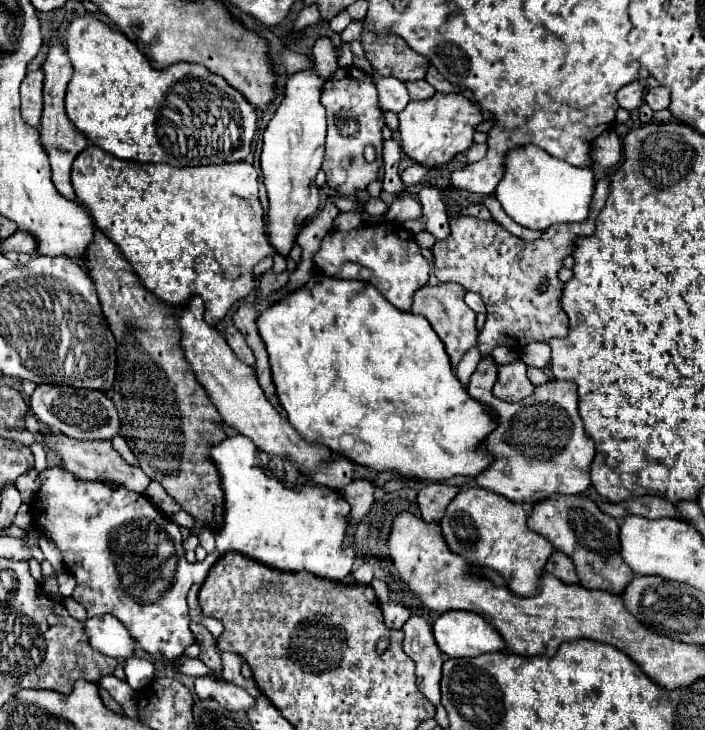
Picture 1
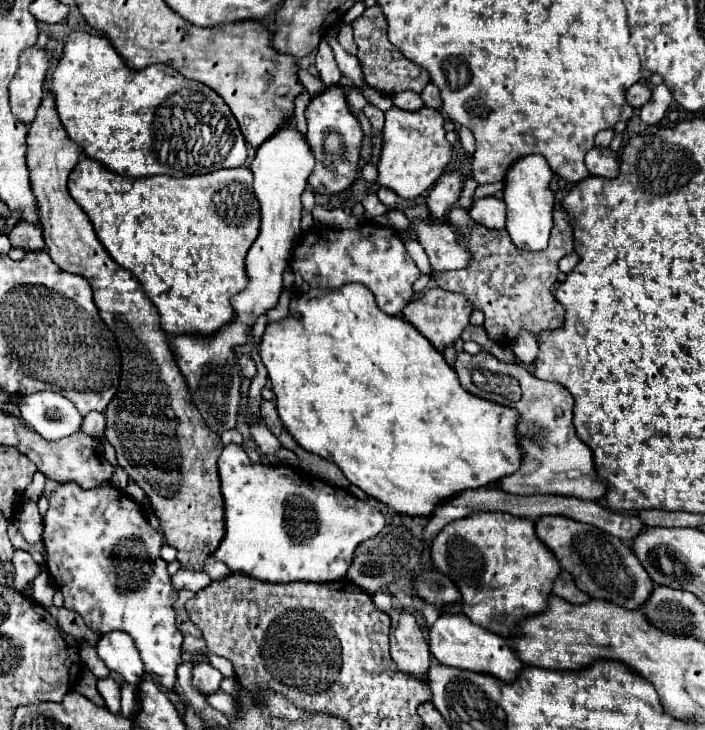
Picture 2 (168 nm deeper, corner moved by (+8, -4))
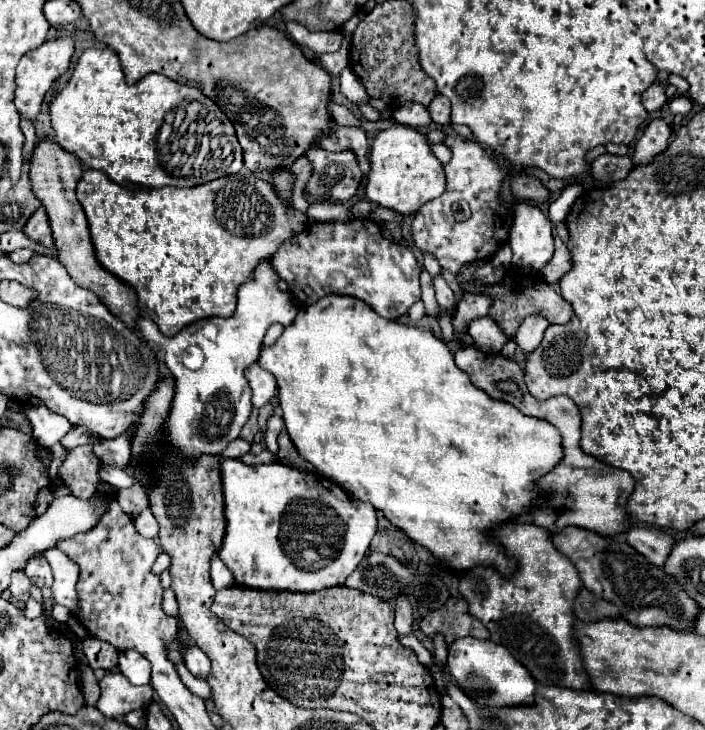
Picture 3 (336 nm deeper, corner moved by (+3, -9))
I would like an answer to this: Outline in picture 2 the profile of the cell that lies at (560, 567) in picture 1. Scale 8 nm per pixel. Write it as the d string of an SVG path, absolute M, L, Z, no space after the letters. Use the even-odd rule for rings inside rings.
M562 571L560 577L556 579L556 583L554 583L554 595L566 599L566 601L572 603L572 605L582 605L582 603L588 603L588 601L592 599L590 595L582 593L582 591L574 585L572 577L568 575L568 571Z

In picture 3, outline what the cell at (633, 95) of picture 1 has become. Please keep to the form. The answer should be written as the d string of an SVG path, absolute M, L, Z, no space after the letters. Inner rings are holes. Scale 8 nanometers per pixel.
M651 84L645 92L643 92L643 106L647 112L655 112L665 104L667 96L665 96L665 88L661 84Z

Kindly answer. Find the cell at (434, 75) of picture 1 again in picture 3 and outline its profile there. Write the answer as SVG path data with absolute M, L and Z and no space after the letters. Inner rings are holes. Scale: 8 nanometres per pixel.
M437 94L433 98L433 102L429 104L429 112L431 112L431 118L435 124L449 124L449 114L451 114L451 104L445 96Z

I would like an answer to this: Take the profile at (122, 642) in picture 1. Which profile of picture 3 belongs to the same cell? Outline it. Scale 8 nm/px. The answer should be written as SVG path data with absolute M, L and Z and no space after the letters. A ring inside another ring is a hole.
M119 652L119 670L131 684L149 684L151 664L139 652Z

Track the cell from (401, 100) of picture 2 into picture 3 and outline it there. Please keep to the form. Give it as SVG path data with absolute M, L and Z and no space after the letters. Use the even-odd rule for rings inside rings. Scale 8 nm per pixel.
M405 102L401 108L393 110L393 118L401 124L409 124L409 126L415 126L415 128L431 124L429 110L423 104L417 104L417 102Z

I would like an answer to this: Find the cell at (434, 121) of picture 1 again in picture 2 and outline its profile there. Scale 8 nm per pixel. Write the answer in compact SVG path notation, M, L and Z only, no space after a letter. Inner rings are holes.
M390 107L388 111L384 111L384 115L386 123L382 131L382 151L376 183L384 189L394 191L398 197L412 201L434 185L434 181L442 175L444 167L452 159L452 145L444 139L444 117L430 107L422 107L414 113Z

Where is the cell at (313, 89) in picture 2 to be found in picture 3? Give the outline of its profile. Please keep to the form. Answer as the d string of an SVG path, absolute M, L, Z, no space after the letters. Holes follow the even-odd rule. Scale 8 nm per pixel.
M329 100L327 108L339 126L359 126L359 118L353 112L349 112L345 106Z

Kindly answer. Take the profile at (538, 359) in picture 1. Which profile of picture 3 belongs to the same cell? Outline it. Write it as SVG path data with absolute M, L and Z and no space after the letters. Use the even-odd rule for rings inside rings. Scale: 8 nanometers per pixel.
M527 316L521 322L521 326L519 326L517 334L515 334L515 342L519 344L519 348L525 354L529 354L541 344L543 332L545 332L547 326L549 326L549 322L545 318L541 318L541 316Z

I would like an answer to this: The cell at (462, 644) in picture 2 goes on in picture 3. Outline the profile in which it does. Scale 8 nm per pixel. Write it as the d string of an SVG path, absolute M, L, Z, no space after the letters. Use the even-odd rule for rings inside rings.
M465 636L449 644L447 648L447 670L457 680L463 692L467 692L481 706L515 706L515 704L533 704L535 680L529 676L527 668L517 662L505 646L499 646L491 640L479 640Z

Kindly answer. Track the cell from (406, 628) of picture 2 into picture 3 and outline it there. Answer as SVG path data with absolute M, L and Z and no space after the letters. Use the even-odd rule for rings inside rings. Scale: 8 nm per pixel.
M399 596L395 600L395 630L401 636L413 634L413 610L405 596Z

